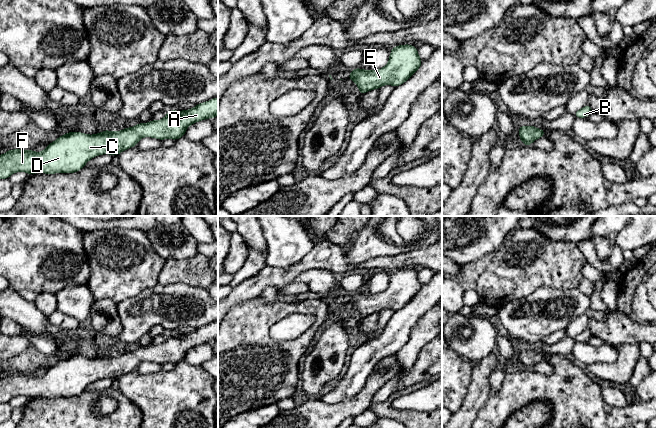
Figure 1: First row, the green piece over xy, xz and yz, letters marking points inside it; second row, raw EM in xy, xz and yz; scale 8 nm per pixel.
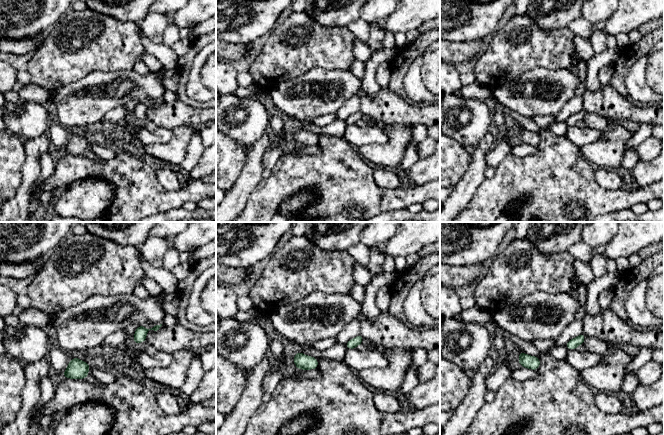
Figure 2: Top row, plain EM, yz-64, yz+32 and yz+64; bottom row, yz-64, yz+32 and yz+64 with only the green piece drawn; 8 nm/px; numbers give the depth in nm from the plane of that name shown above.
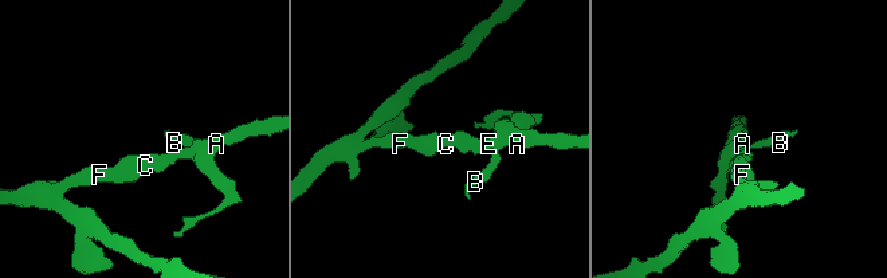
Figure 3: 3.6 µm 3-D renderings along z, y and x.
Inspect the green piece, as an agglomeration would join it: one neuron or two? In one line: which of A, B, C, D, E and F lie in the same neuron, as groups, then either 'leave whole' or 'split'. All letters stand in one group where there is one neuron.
groups A B C D E F; leave whole

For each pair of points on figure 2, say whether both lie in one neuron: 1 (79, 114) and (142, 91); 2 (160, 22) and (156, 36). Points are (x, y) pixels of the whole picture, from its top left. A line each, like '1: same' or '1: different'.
1: same
2: same

